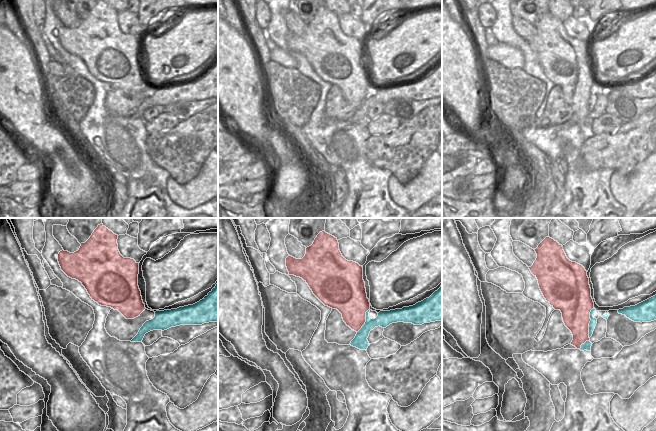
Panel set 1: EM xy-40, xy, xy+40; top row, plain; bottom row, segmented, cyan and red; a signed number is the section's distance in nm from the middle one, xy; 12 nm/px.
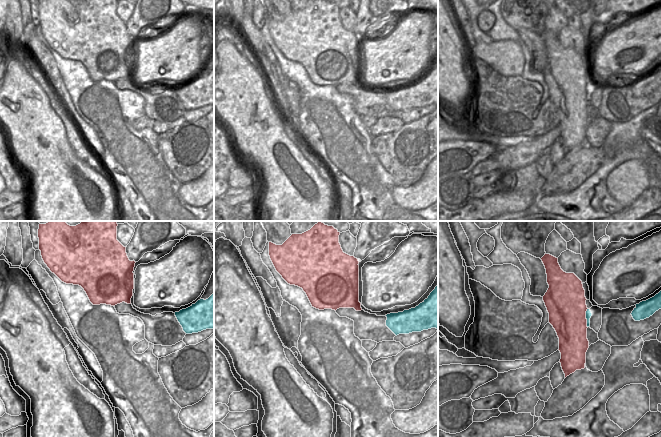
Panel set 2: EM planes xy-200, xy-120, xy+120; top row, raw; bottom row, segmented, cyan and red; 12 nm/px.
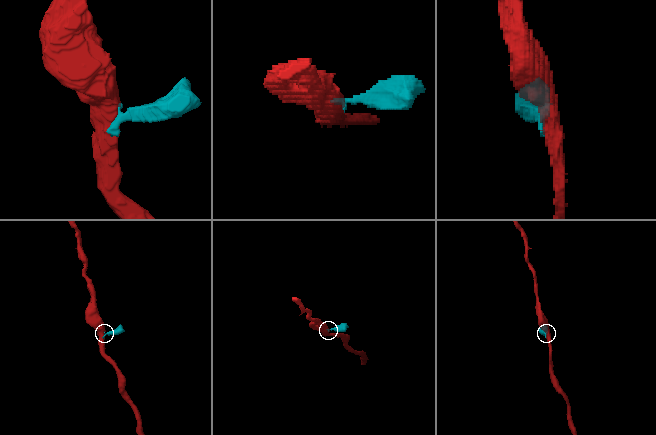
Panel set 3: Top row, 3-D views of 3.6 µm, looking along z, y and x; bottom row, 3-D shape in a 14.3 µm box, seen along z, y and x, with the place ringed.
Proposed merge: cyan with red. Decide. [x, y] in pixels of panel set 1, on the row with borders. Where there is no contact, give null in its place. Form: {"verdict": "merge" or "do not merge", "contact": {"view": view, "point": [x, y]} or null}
{"verdict": "do not merge", "contact": {"view": "xy+40", "point": [589, 323]}}

